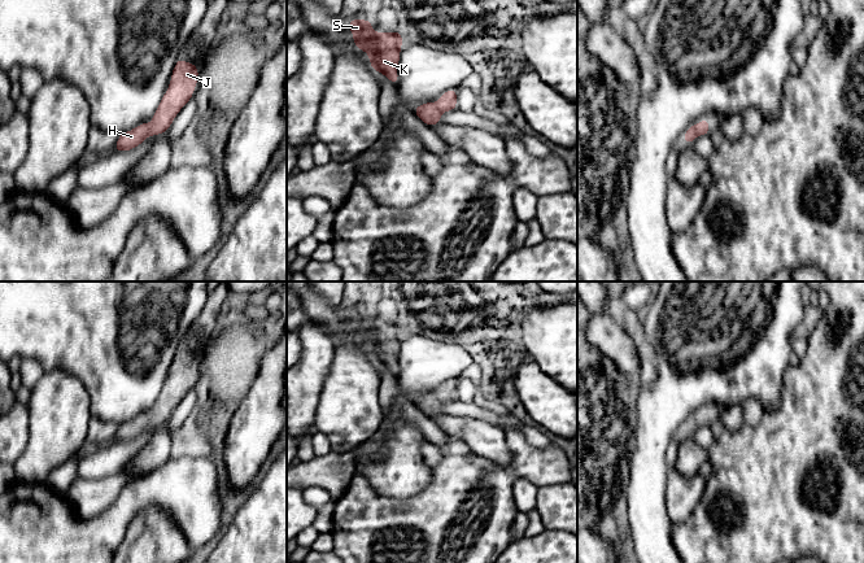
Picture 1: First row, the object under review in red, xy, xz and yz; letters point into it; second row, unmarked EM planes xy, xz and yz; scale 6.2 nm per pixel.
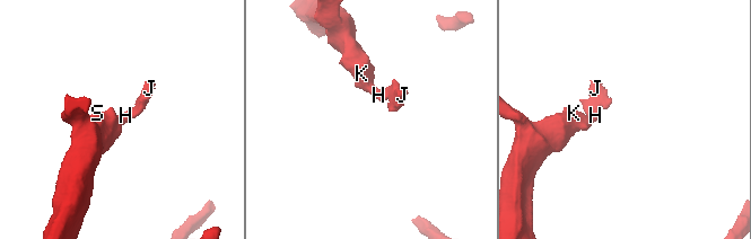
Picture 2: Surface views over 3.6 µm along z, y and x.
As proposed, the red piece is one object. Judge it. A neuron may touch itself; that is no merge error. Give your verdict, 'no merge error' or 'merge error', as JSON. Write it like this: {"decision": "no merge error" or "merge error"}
{"decision": "no merge error"}

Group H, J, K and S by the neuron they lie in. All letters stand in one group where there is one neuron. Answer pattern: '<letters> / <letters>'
H J K S

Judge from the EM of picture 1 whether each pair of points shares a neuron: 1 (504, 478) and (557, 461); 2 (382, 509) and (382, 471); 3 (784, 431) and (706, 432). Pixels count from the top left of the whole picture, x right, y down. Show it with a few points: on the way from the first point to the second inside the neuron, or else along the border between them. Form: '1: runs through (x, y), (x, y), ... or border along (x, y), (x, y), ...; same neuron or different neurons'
1: runs through (516, 470), (524, 465), (544, 465); same neuron
2: border along (361, 474), (383, 496), (413, 496); different neurons
3: border along (716, 439), (708, 449); different neurons

